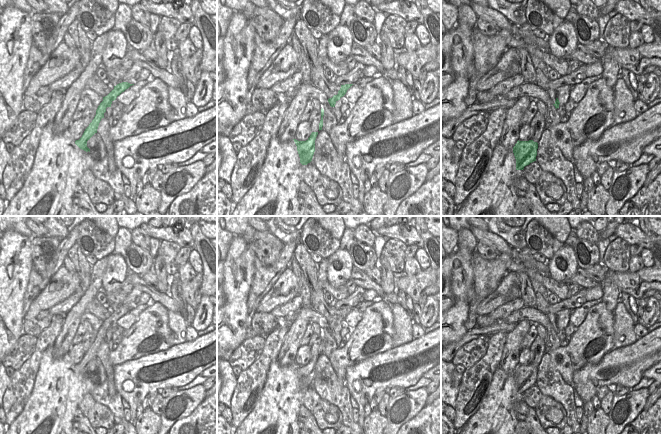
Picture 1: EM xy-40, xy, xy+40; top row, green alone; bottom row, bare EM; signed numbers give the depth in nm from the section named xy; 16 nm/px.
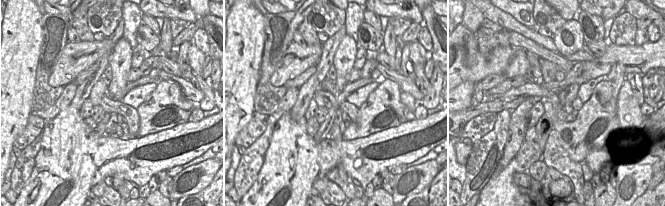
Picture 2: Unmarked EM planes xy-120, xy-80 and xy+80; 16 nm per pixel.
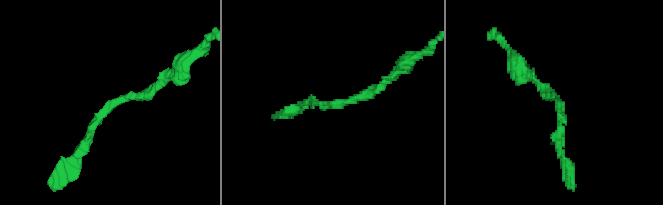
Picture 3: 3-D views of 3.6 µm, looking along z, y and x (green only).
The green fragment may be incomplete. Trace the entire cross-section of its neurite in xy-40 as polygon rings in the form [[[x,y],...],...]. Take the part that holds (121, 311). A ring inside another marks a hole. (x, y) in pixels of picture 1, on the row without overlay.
[[[122,306],[114,310],[114,313],[105,321],[103,321],[103,325],[100,327],[96,334],[96,339],[89,350],[85,353],[82,361],[79,364],[75,365],[75,368],[82,374],[86,376],[90,376],[90,373],[87,371],[87,365],[97,357],[97,353],[99,347],[102,342],[104,342],[104,337],[106,336],[107,331],[111,331],[111,328],[116,322],[128,313],[130,310],[134,308],[130,308],[128,306]]]

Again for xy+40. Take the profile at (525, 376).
[[[533,364],[517,365],[513,371],[516,383],[516,394],[523,394],[525,390],[536,385],[538,367]]]

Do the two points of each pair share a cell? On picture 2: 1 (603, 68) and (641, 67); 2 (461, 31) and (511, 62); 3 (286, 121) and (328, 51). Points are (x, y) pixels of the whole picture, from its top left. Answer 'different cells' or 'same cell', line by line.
1: same cell
2: same cell
3: different cells

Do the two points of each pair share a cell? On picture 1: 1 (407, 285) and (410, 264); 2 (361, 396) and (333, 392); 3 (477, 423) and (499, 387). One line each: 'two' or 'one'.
1: two
2: two
3: one

